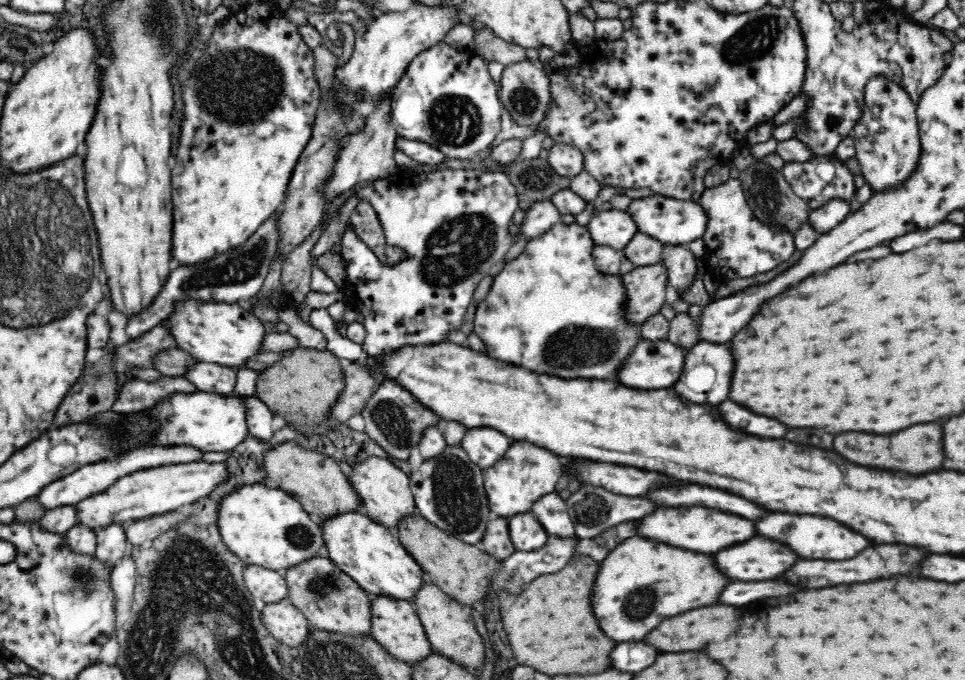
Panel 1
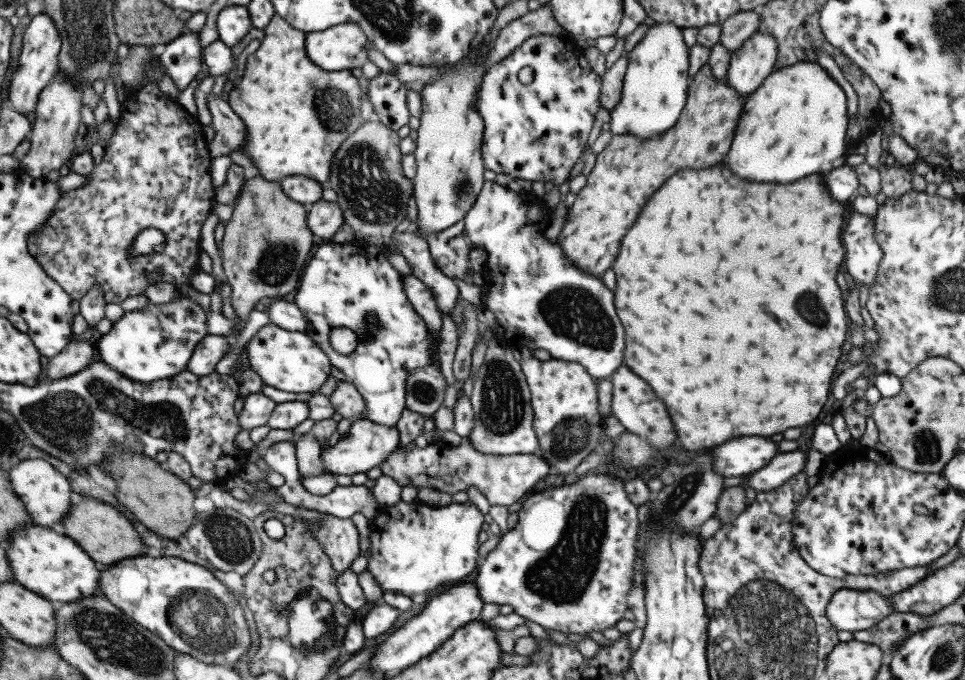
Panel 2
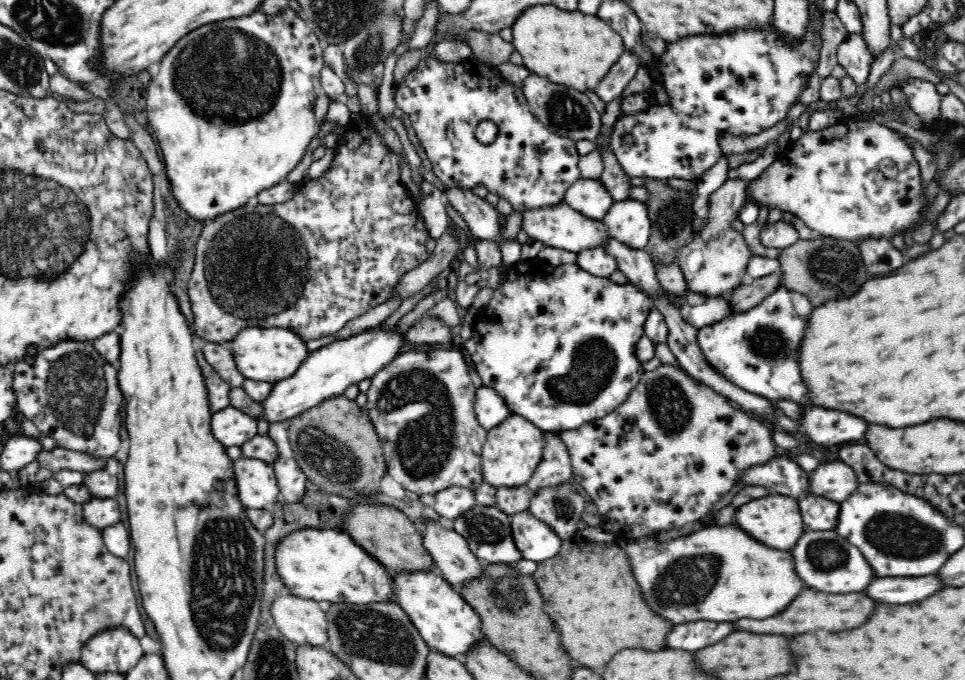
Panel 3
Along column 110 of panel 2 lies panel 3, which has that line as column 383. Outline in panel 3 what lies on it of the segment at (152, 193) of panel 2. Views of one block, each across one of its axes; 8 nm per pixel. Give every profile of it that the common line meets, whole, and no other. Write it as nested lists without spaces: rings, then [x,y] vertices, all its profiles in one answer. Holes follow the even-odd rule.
[[[356,118],[354,125],[342,134],[342,139],[335,146],[335,155],[328,170],[322,176],[315,179],[306,179],[302,182],[299,191],[292,200],[282,204],[244,204],[232,212],[222,214],[214,221],[204,223],[200,237],[198,238],[195,253],[196,261],[188,280],[187,294],[189,303],[193,312],[194,320],[192,330],[194,330],[196,340],[201,343],[214,342],[216,344],[232,342],[238,335],[238,332],[248,328],[248,326],[258,327],[284,327],[296,334],[304,343],[312,340],[320,340],[328,336],[335,335],[350,320],[364,314],[370,308],[384,304],[391,299],[394,294],[396,284],[402,281],[402,278],[418,266],[421,266],[428,258],[426,253],[426,242],[430,234],[422,219],[415,198],[411,195],[406,185],[400,179],[400,160],[399,155],[387,148],[384,138],[374,127],[364,118]]]

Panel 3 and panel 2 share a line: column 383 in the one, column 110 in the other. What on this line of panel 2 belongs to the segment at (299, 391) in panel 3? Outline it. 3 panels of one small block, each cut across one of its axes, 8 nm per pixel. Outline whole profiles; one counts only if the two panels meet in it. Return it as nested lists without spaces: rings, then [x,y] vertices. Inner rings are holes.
[[[177,292],[177,296],[166,304],[156,305],[148,300],[143,310],[125,312],[113,323],[108,334],[95,338],[97,360],[132,382],[146,384],[170,378],[186,370],[195,347],[208,336],[206,319],[208,314],[187,293]]]

